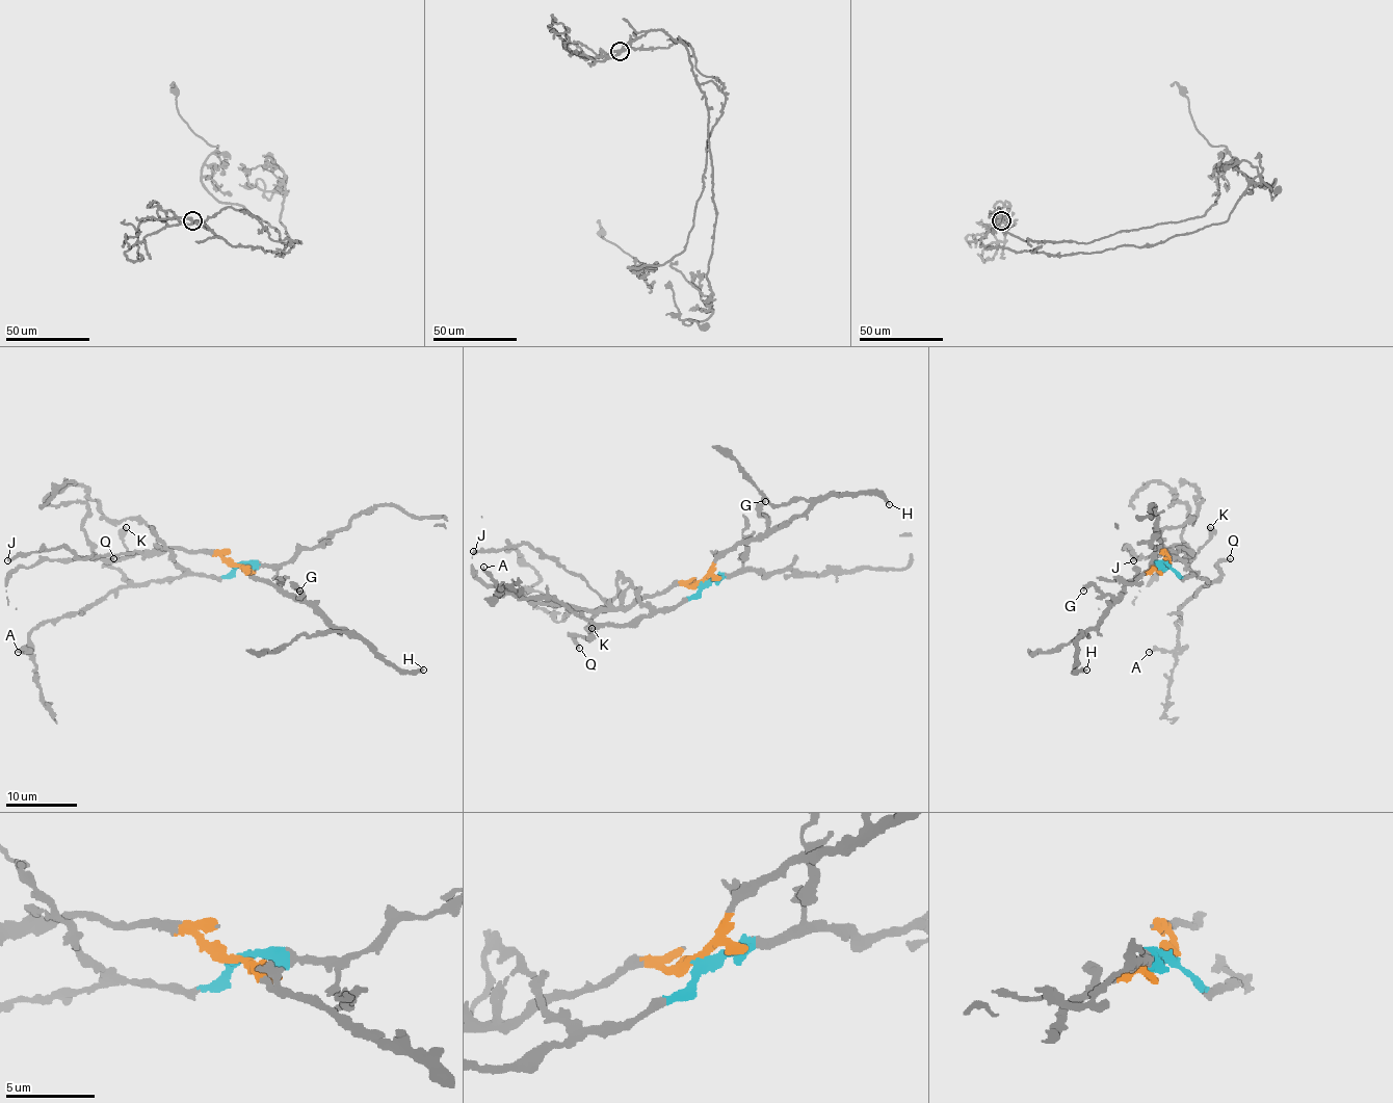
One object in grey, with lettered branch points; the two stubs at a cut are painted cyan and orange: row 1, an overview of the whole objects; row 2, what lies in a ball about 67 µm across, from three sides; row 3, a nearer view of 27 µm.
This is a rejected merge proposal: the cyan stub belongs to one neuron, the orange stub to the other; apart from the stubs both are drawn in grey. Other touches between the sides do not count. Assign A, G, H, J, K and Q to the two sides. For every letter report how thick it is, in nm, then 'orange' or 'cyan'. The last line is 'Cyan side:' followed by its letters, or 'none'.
A: 220 nm | cyan
G: 280 nm | orange
H: 280 nm | orange
J: 320 nm | orange
K: 500 nm | orange
Q: 280 nm | cyan
Cyan side: A, Q

